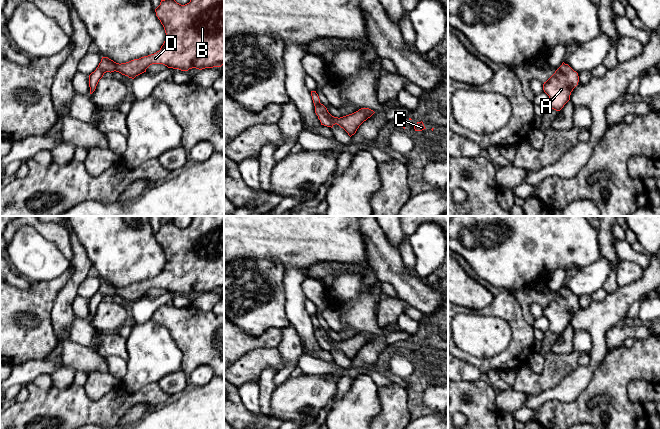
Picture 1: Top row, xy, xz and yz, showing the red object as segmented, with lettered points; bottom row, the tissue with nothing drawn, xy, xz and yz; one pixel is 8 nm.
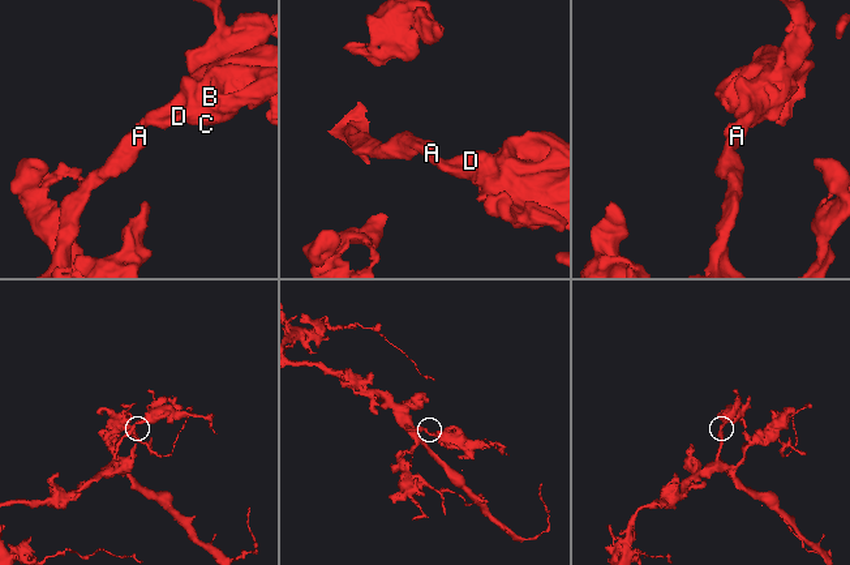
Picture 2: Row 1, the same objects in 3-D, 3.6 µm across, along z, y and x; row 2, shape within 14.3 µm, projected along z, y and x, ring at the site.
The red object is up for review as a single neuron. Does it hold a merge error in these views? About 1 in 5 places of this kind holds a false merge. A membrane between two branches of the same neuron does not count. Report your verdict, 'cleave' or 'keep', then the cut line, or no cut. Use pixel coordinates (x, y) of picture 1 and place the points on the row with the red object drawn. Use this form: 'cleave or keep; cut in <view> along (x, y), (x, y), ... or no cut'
keep; no cut

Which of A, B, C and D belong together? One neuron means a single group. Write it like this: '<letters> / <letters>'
A B C D

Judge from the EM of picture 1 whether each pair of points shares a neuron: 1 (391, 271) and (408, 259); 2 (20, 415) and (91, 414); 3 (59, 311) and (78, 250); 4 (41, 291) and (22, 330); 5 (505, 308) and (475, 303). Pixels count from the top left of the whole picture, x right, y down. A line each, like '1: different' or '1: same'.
1: different
2: same
3: same
4: same
5: different

